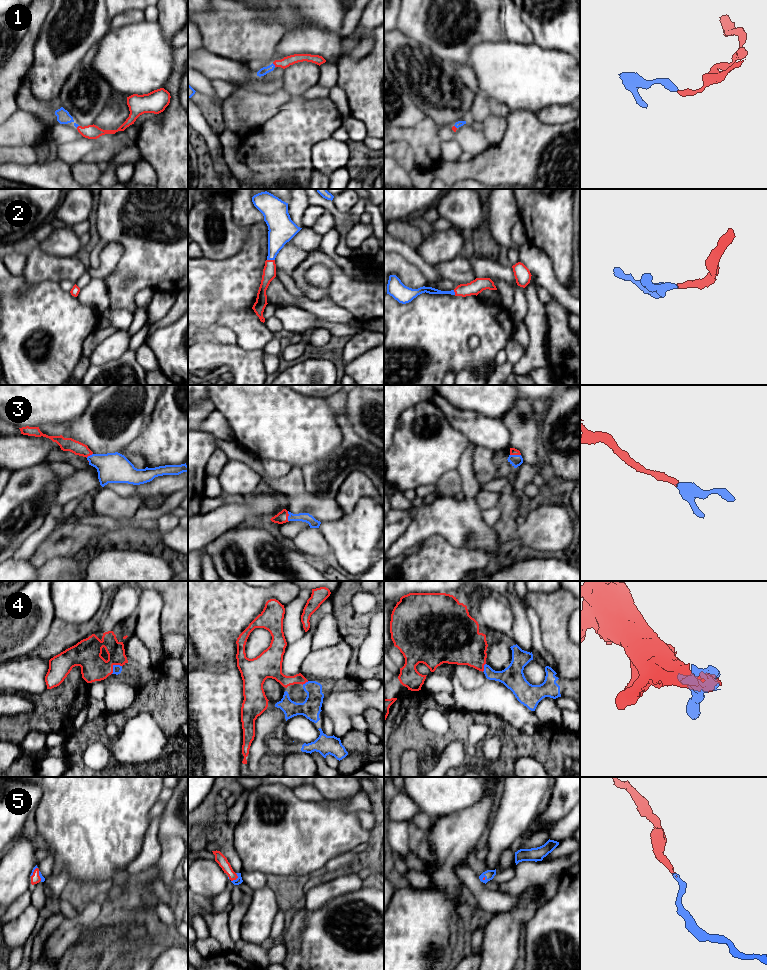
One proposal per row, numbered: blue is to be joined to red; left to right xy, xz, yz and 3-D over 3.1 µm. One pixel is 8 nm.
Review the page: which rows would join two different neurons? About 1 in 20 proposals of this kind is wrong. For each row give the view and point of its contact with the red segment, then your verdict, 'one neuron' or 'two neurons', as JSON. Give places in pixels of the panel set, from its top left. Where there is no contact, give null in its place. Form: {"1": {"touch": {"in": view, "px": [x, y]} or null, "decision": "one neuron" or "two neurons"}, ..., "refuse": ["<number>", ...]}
{"1": {"touch": {"in": "xz", "px": [274, 64]}, "decision": "one neuron"}, "2": {"touch": {"in": "xz", "px": [271, 260]}, "decision": "one neuron"}, "3": {"touch": {"in": "yz", "px": [515, 454]}, "decision": "one neuron"}, "4": {"touch": {"in": "xy", "px": [112, 666]}, "decision": "one neuron"}, "5": {"touch": {"in": "xz", "px": [236, 878]}, "decision": "one neuron"}, "refuse": []}

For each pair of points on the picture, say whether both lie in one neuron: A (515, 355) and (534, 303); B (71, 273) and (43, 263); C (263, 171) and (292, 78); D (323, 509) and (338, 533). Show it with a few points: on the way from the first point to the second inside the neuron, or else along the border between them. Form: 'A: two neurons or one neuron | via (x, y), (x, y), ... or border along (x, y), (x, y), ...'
A: two neurons | border along (524, 351), (513, 366)
B: one neuron | via (64, 268), (50, 267)
C: one neuron | via (281, 148), (296, 128), (296, 101)
D: two neurons | border along (344, 514), (336, 520), (321, 522)

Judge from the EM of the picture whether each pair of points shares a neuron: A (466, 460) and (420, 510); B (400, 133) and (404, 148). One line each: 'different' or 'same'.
A: same
B: different

